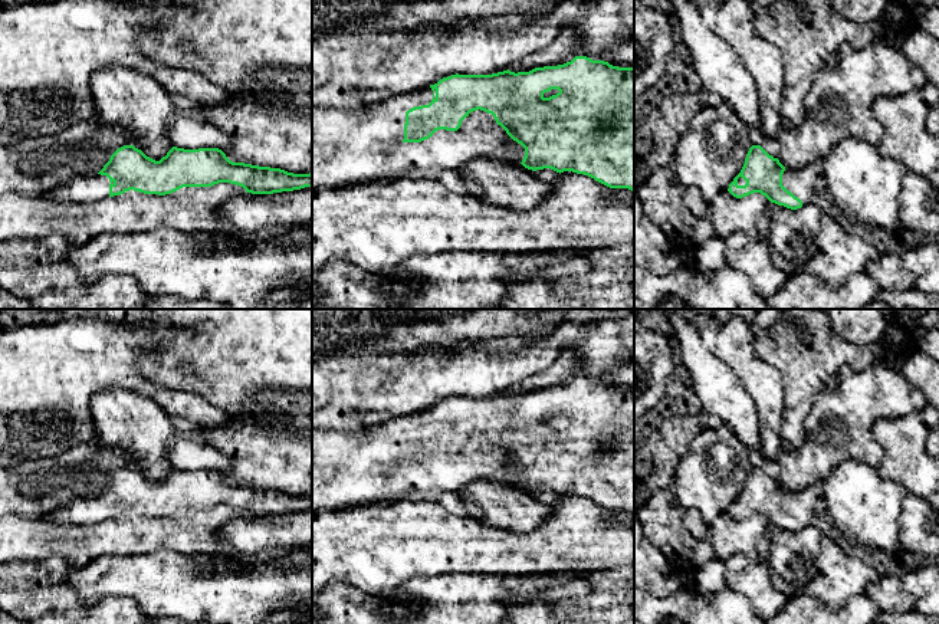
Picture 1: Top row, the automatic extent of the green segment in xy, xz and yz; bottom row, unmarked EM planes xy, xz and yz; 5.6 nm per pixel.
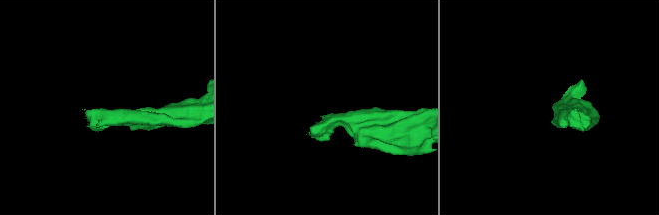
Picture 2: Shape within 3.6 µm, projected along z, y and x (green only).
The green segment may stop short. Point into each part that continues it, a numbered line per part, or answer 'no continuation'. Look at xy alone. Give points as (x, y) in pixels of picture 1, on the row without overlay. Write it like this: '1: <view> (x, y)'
1: xy (81, 511)

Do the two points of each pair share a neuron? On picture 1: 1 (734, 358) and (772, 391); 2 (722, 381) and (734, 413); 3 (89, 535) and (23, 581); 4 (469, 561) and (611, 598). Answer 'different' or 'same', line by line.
1: same
2: same
3: different
4: different

